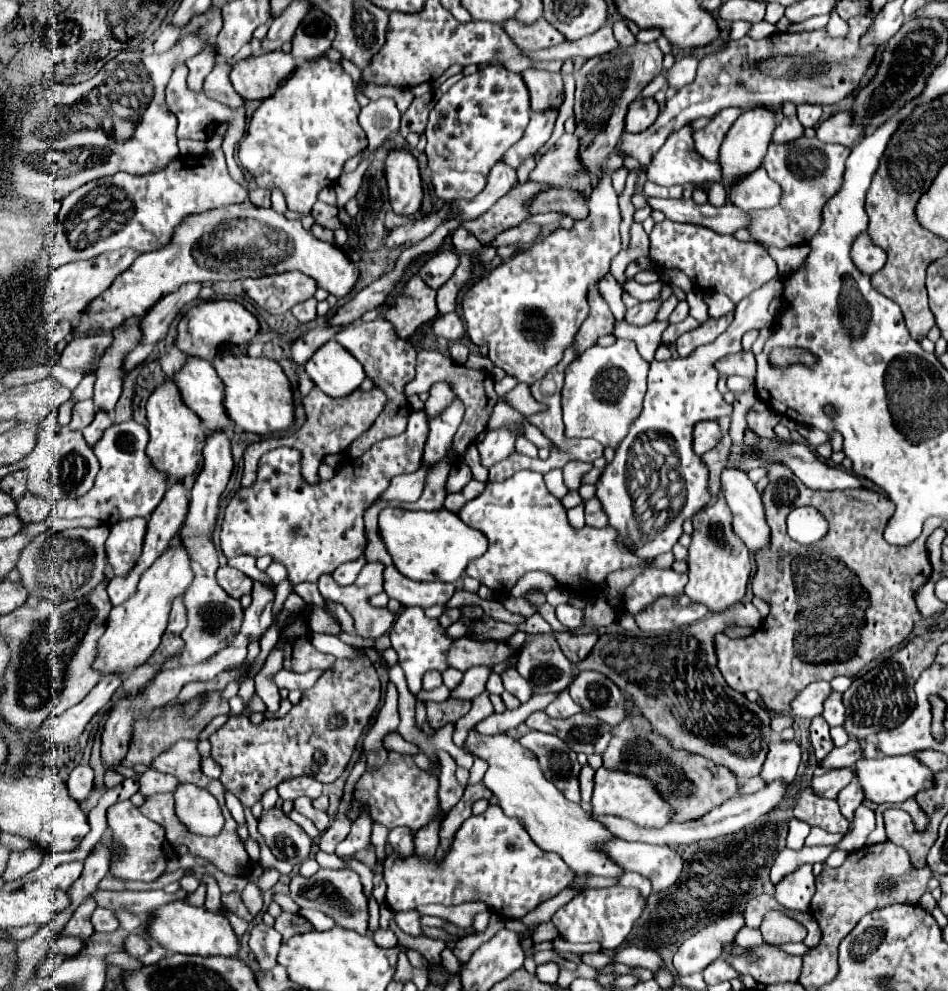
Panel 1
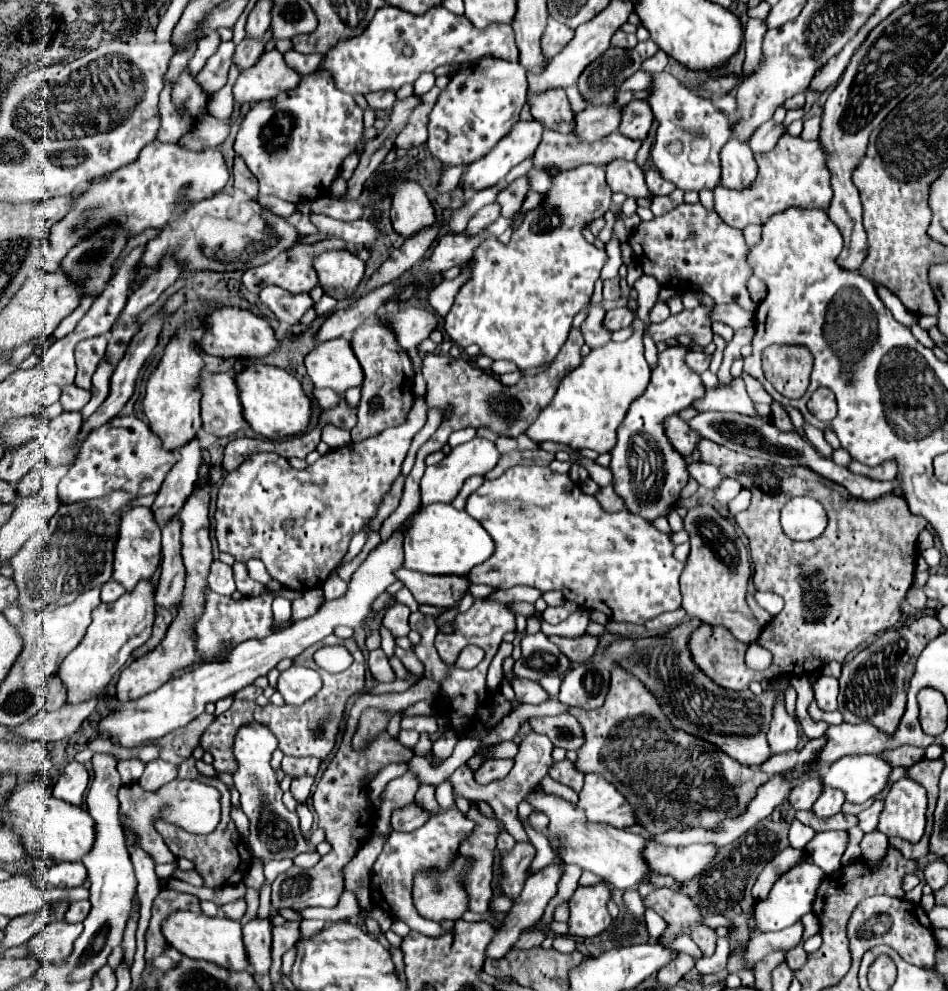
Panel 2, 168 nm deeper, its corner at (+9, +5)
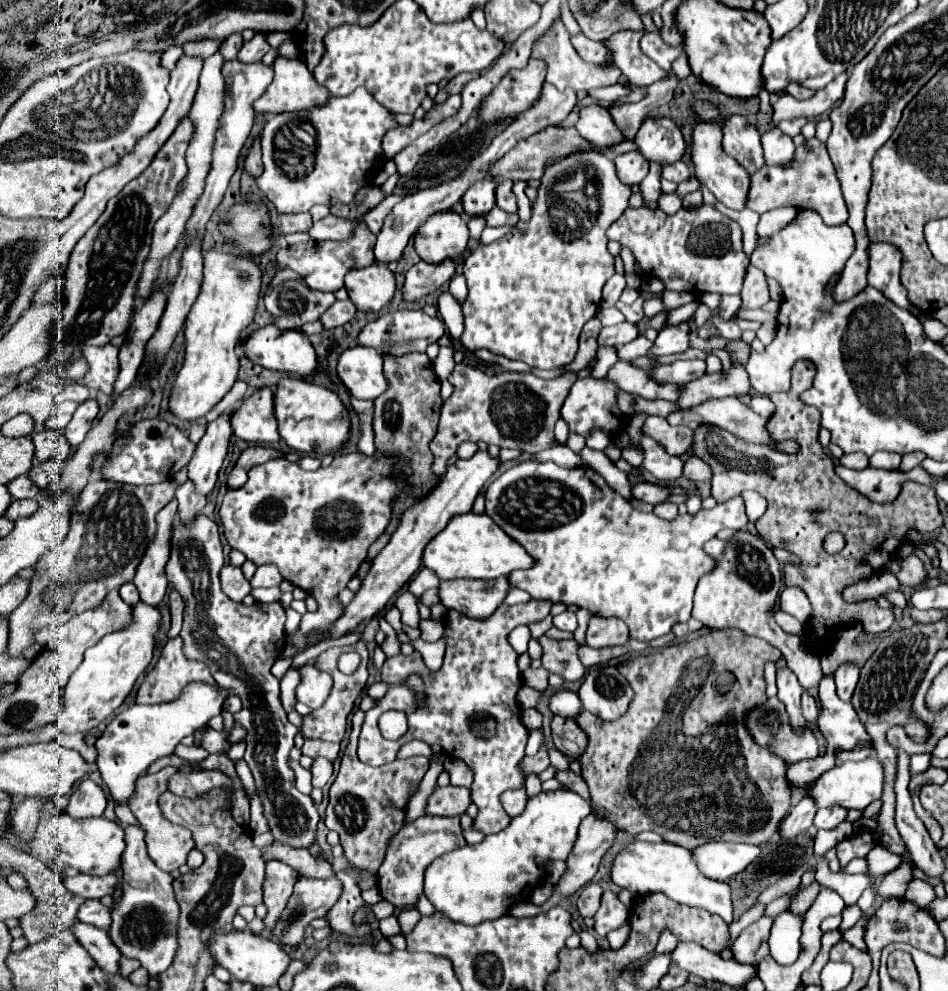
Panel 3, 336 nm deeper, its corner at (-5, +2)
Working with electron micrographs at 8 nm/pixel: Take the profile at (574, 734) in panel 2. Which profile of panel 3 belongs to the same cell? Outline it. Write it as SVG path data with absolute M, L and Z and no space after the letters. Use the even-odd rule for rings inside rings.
M558 715L552 719L552 739L554 747L568 759L578 759L588 747L588 737L580 725L576 725L574 719L564 719Z

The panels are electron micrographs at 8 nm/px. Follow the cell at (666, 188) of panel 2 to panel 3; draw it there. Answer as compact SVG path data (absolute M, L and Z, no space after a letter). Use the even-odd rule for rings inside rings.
M676 161L676 163L664 167L662 177L668 179L668 181L674 181L674 183L688 181L688 179L690 179L690 167L688 167L686 163L682 163L682 161Z

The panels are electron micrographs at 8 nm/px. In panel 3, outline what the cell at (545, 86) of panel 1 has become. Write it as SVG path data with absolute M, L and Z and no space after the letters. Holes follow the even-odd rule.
M598 105L582 107L574 127L584 139L594 141L596 145L614 145L616 141L622 139L622 133L616 129L616 125L612 125L608 111Z

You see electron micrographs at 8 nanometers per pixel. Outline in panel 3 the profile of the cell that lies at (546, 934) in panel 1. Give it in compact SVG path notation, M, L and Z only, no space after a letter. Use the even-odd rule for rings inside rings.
M590 883L578 897L578 911L582 917L592 917L598 911L598 903L602 897L602 887L598 883Z

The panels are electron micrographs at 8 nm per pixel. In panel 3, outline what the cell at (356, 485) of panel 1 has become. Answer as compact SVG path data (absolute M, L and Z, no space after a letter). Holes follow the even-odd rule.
M360 451L346 455L338 453L328 467L322 467L318 471L304 471L296 463L274 459L252 467L248 481L224 495L220 519L230 547L242 551L254 565L278 565L286 581L304 589L318 601L318 611L314 615L302 615L300 631L290 637L290 641L296 641L296 645L306 645L306 637L314 629L326 631L330 623L336 621L336 617L340 617L344 611L344 607L336 601L336 595L356 575L362 561L366 559L366 551L372 541L388 527L392 519L392 503L400 493L400 483L394 479L392 471L400 471L400 467L408 467L404 457L386 455L380 451L376 451L372 457Z

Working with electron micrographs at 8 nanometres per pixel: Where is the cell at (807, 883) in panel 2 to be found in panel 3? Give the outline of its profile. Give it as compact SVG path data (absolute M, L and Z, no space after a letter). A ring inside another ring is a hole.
M784 911L774 917L770 937L768 937L768 947L770 947L770 955L778 963L788 965L790 961L796 961L802 921L804 917L792 911Z

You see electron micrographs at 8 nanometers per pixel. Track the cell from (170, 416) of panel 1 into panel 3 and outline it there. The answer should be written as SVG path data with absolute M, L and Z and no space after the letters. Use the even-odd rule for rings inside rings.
M210 251L204 255L204 281L198 299L194 301L186 325L186 355L182 369L170 391L168 409L182 421L198 421L232 389L238 375L236 345L242 329L254 317L260 293L260 269L250 257Z

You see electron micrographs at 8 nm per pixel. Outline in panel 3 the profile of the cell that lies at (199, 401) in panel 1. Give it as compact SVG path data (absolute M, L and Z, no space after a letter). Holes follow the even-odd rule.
M262 387L232 411L230 425L234 437L248 443L274 443L280 439L272 413L272 391Z

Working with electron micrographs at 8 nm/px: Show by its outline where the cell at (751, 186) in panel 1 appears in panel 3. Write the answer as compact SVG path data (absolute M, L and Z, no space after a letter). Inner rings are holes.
M730 115L724 125L724 153L734 157L748 173L756 173L766 165L760 145L760 133L756 127L750 127L746 117Z

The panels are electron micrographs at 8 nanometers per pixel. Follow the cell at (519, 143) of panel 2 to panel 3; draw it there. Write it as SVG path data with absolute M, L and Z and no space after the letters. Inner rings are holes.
M484 177L484 179L476 181L462 197L464 213L466 215L488 213L496 205L496 197L494 197L496 185L498 185L498 181L492 177Z

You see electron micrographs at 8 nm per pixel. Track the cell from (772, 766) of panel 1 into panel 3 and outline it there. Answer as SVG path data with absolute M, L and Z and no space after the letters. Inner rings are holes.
M780 667L776 673L776 685L778 685L778 695L780 701L786 707L788 719L792 729L796 729L796 733L800 735L802 729L808 725L806 719L802 717L802 709L800 709L800 695L802 695L802 687L798 685L796 675L788 669L788 667Z

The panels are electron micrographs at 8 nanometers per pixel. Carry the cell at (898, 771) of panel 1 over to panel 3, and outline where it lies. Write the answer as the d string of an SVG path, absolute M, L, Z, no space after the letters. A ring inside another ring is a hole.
M868 757L864 761L844 761L836 765L836 769L830 769L816 781L816 785L812 785L808 795L814 799L816 807L840 805L846 809L866 809L872 801L882 797L882 789L884 789L882 763L876 757Z

